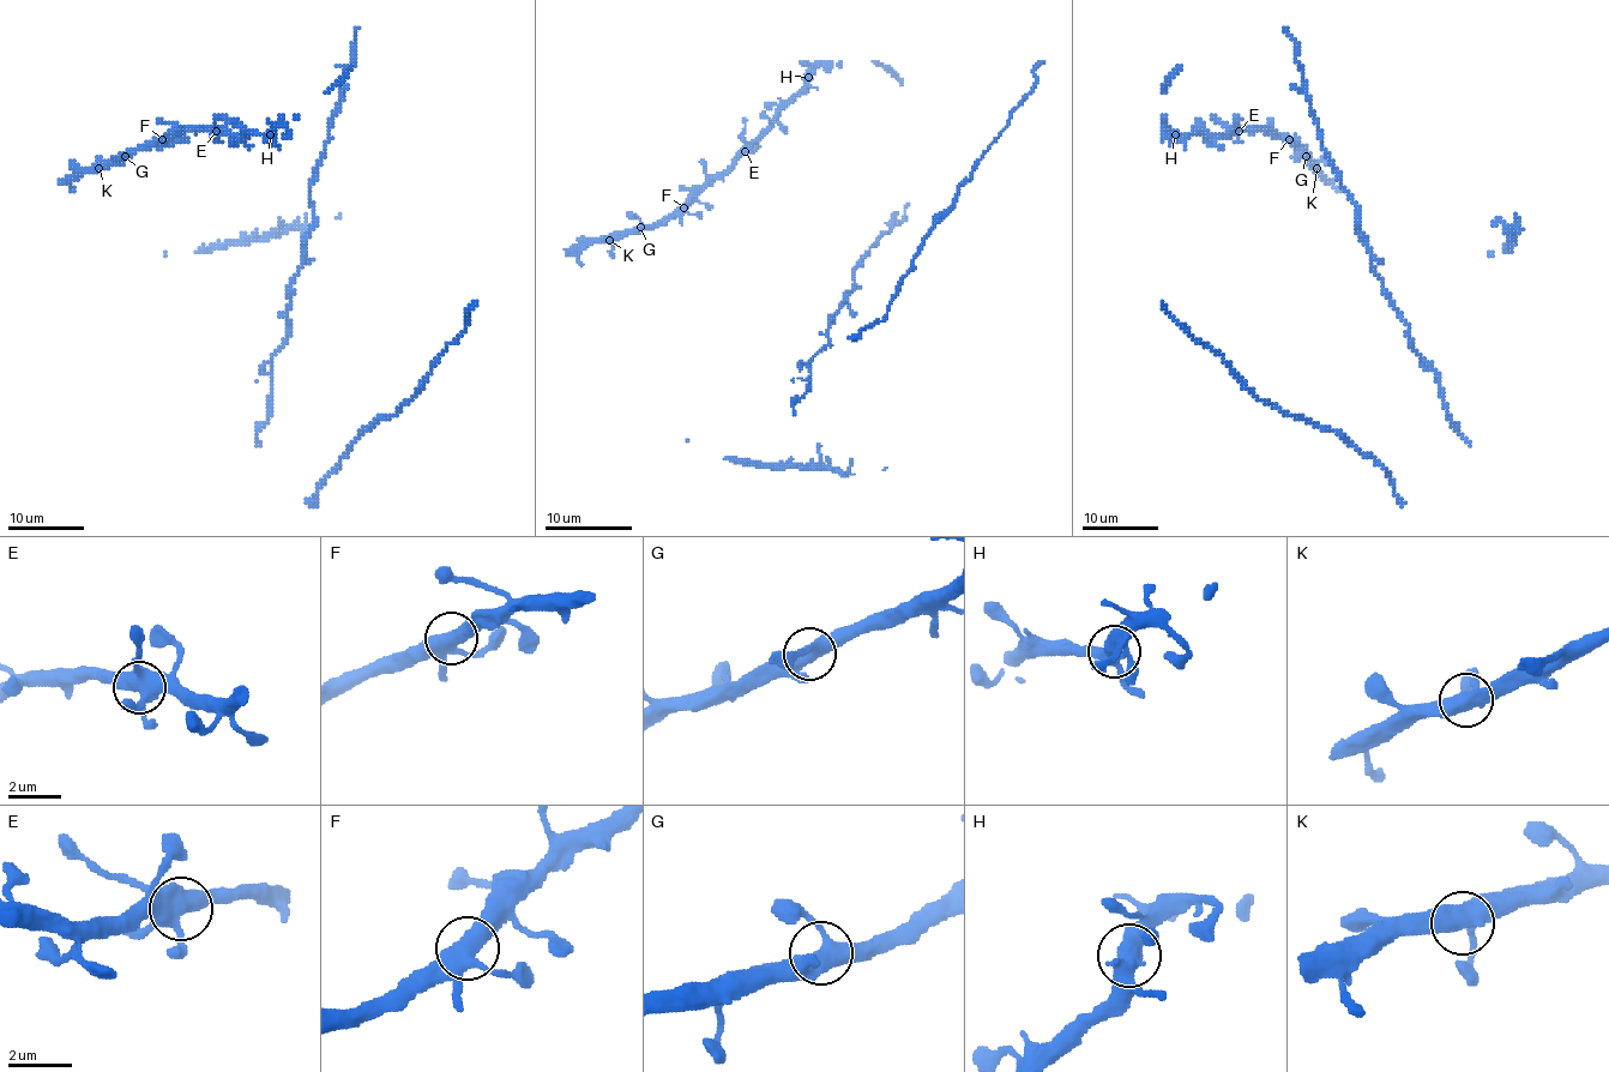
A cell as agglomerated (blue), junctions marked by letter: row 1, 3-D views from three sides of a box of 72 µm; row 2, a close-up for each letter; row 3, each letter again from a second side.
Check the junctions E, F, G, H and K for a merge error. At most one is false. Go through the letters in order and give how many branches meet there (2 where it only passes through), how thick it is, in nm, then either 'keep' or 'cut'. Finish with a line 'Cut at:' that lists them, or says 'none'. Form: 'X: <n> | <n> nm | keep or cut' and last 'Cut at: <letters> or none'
E: 5 | 480 nm | keep
F: 3 | 440 nm | keep
G: 3 | 460 nm | keep
H: 3 | 440 nm | keep
K: 3 | 440 nm | keep
Cut at: none

